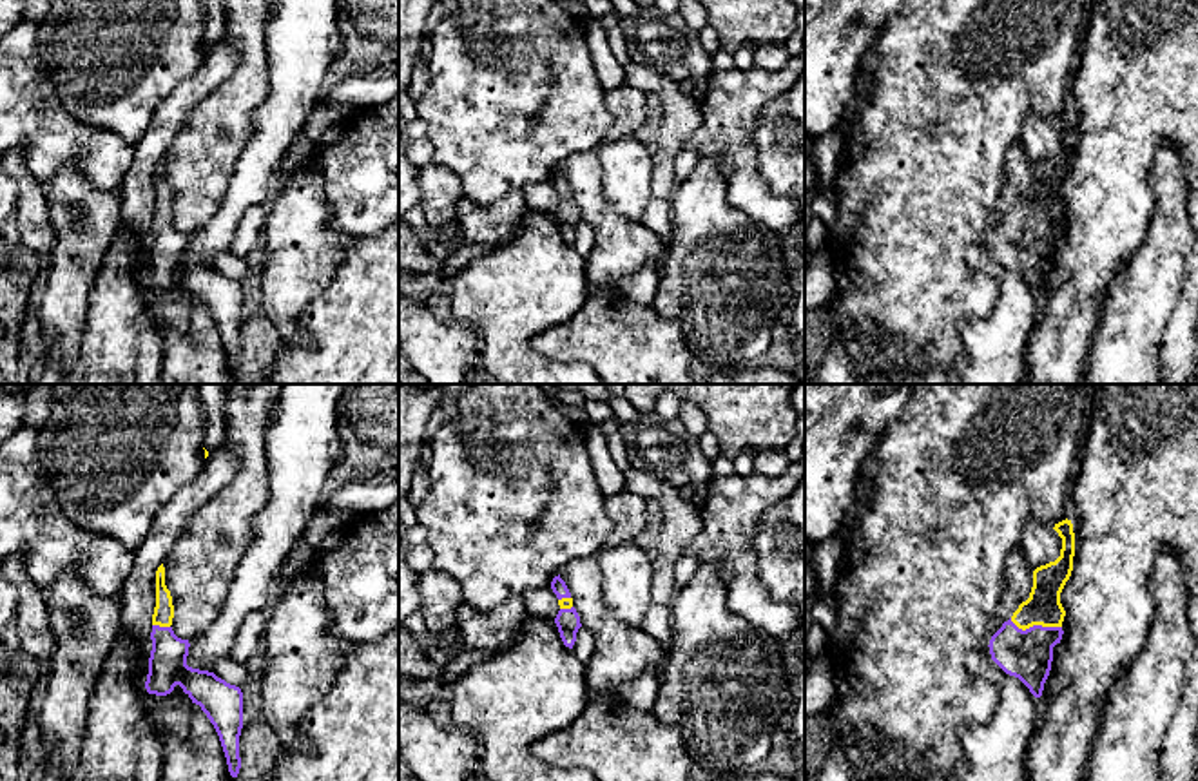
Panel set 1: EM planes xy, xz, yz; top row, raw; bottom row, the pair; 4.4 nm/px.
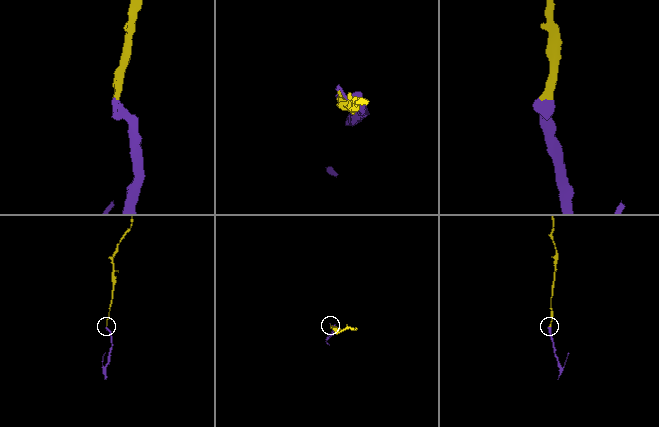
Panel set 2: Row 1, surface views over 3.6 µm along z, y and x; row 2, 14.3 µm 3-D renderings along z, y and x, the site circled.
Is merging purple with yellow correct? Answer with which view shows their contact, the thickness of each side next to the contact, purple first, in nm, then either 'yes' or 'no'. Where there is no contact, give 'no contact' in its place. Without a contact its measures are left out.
contact in yz; calibres 220 and 160 nm; yes

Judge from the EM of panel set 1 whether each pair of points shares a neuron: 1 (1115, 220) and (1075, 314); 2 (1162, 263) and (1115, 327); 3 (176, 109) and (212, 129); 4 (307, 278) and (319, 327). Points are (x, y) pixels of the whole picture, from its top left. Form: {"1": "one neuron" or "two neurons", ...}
{"1": "one neuron", "2": "one neuron", "3": "two neurons", "4": "two neurons"}

